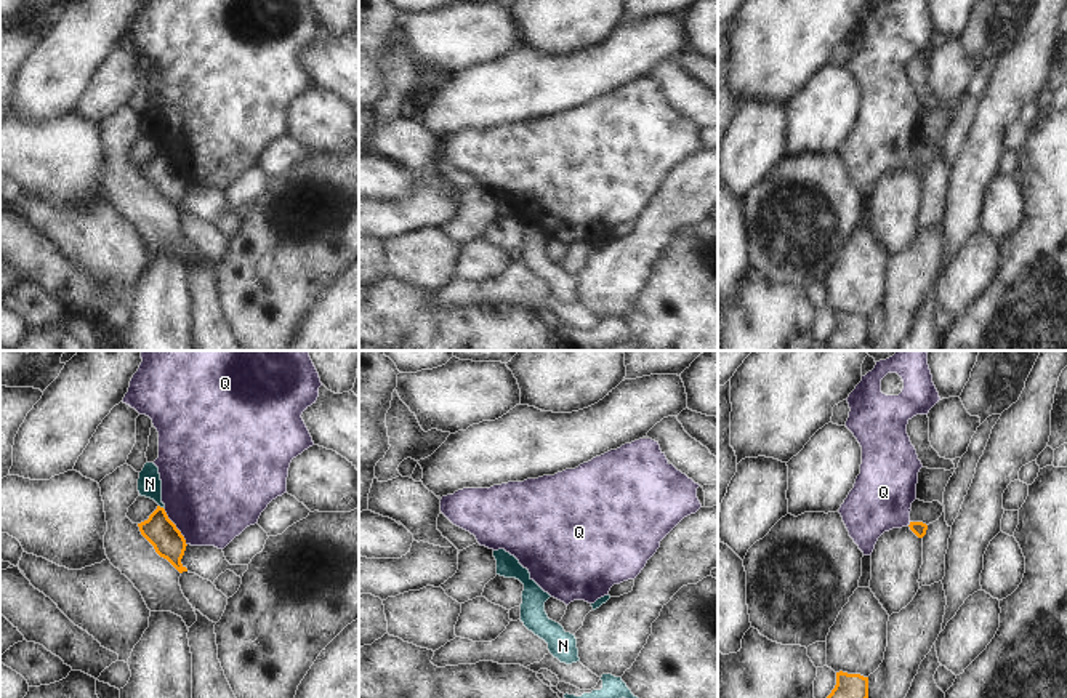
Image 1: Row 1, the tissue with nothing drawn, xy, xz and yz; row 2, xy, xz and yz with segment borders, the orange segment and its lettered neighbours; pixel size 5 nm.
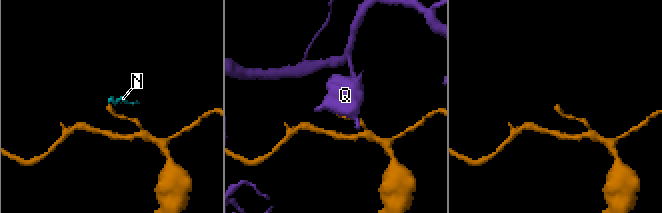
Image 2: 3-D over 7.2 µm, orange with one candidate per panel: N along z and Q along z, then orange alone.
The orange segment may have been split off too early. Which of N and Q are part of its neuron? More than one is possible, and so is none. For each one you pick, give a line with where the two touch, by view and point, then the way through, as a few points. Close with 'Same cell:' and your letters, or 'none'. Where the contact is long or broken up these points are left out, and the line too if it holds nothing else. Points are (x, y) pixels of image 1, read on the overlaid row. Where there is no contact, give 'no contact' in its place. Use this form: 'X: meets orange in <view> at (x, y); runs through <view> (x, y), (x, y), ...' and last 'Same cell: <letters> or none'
Same cell: none

